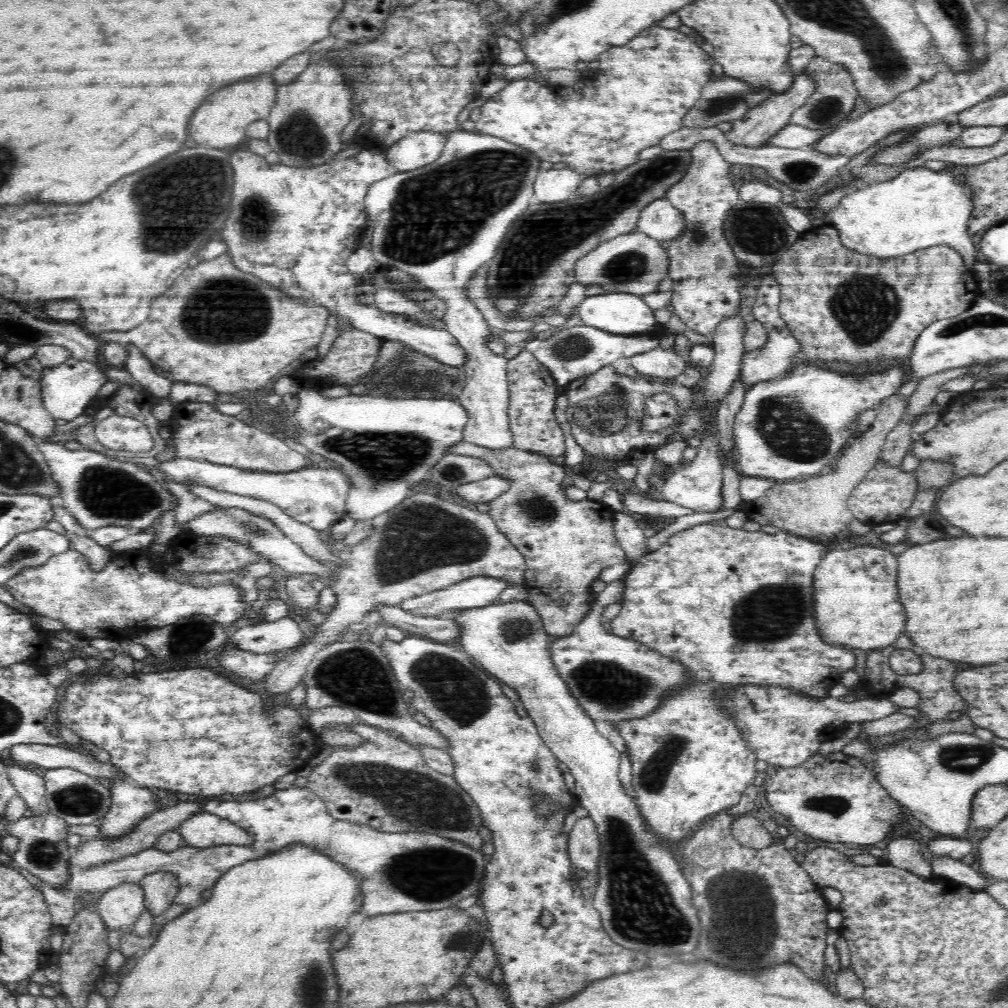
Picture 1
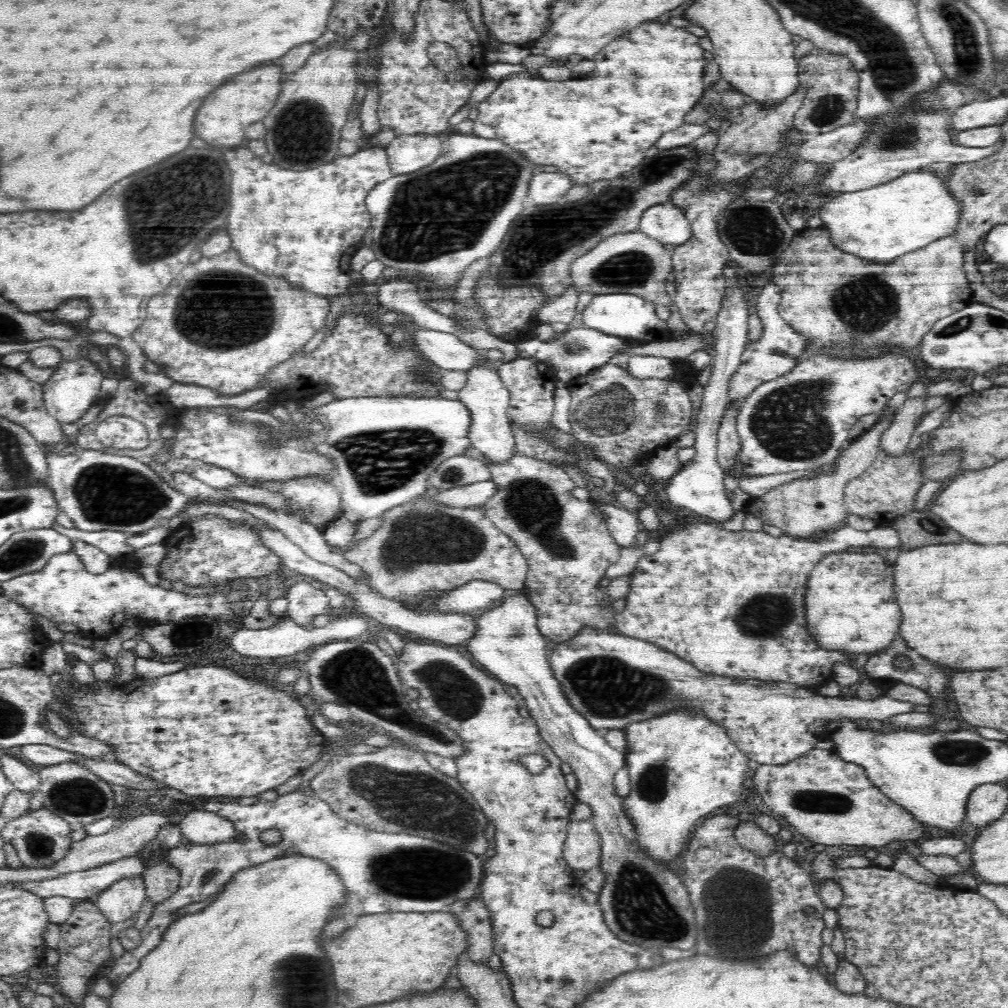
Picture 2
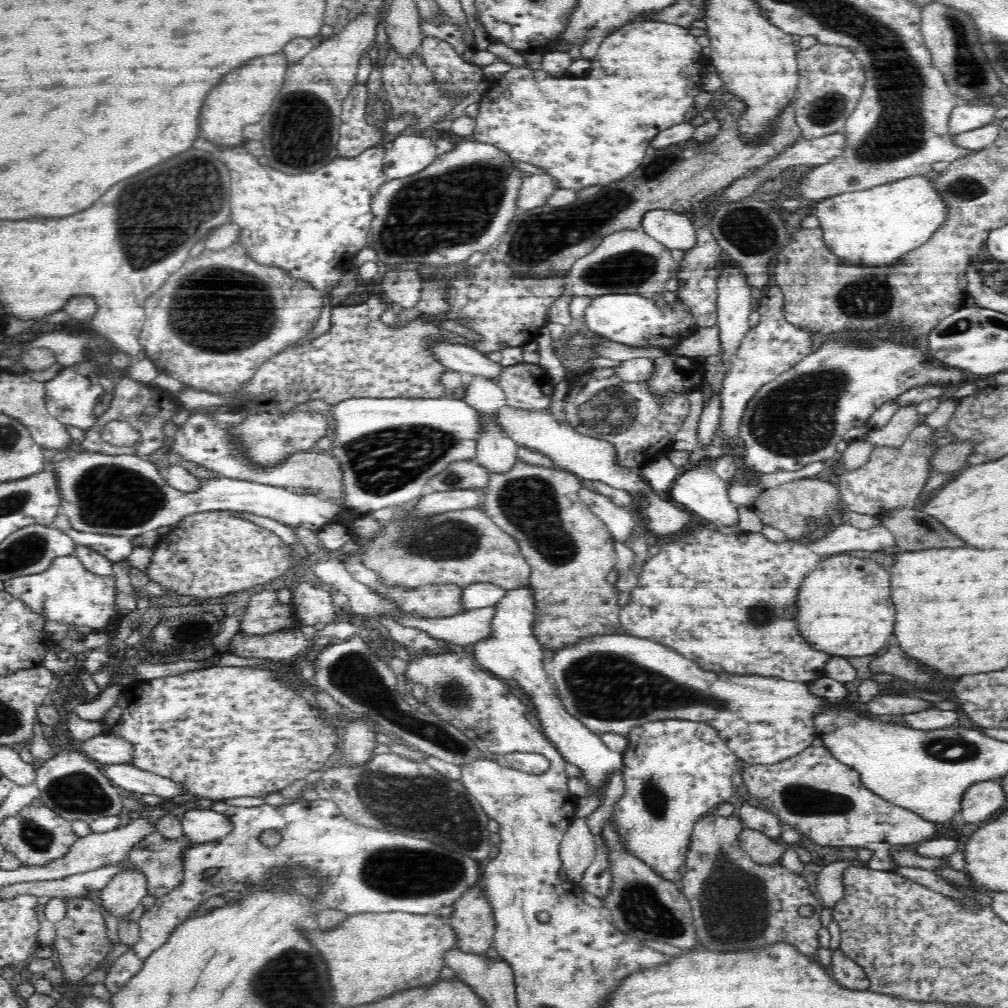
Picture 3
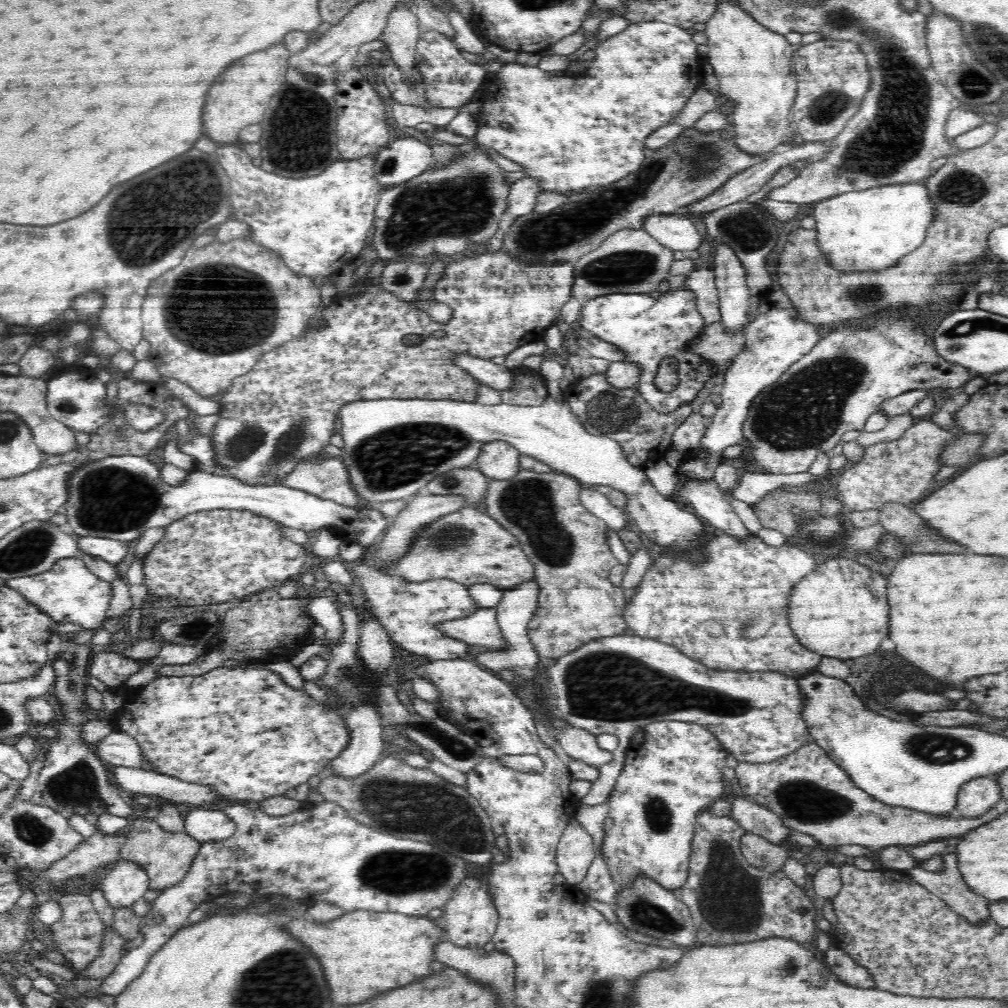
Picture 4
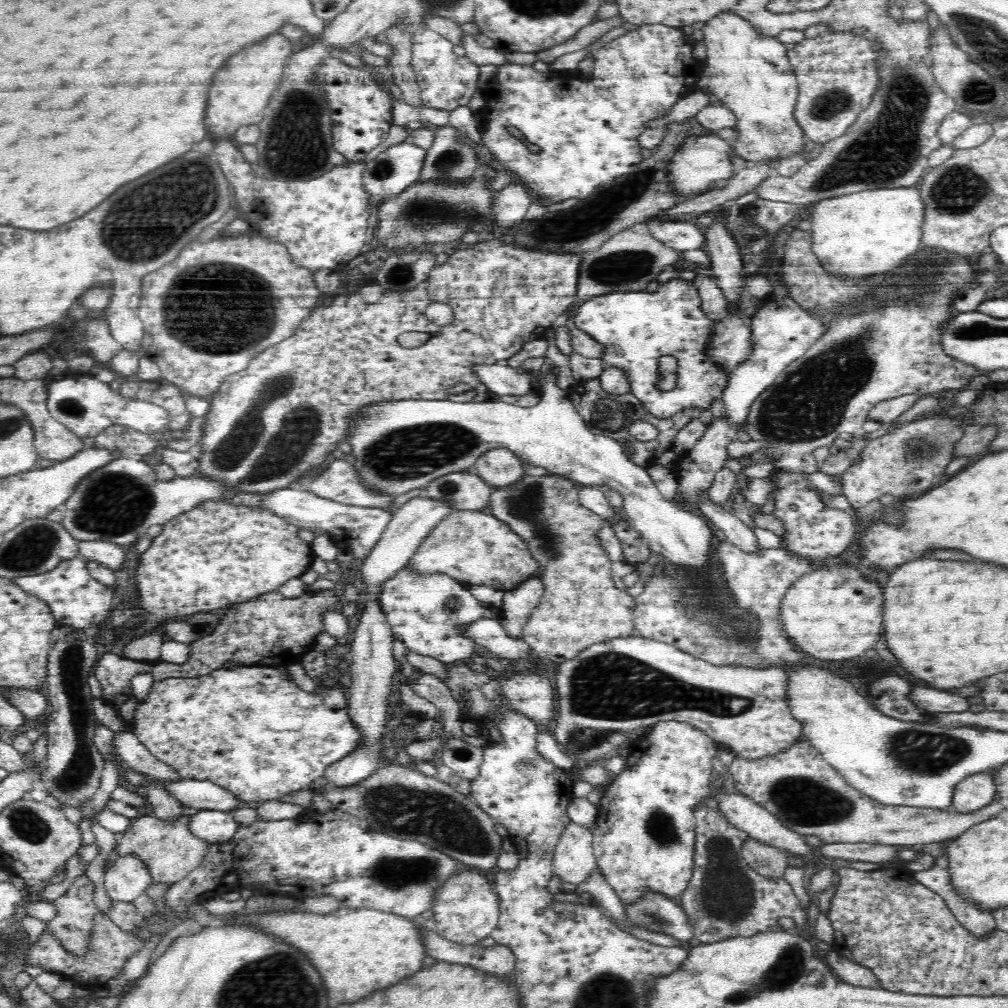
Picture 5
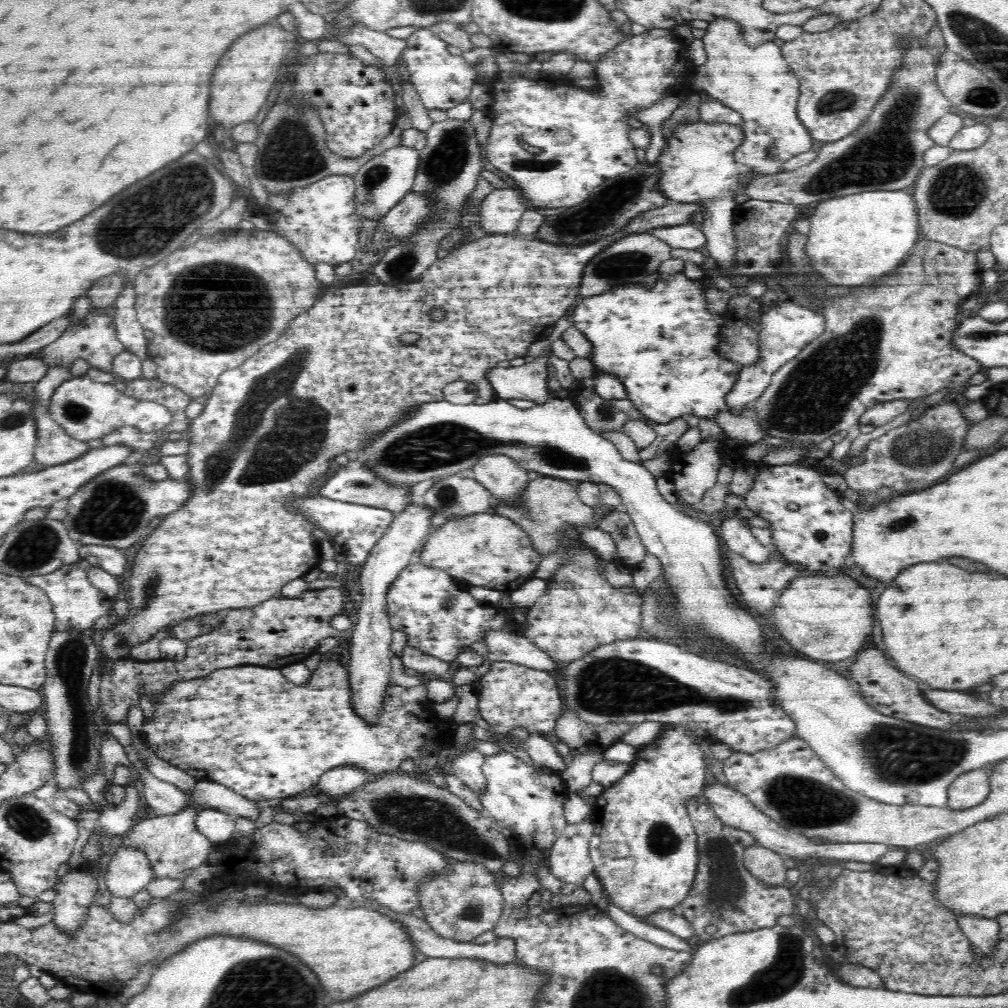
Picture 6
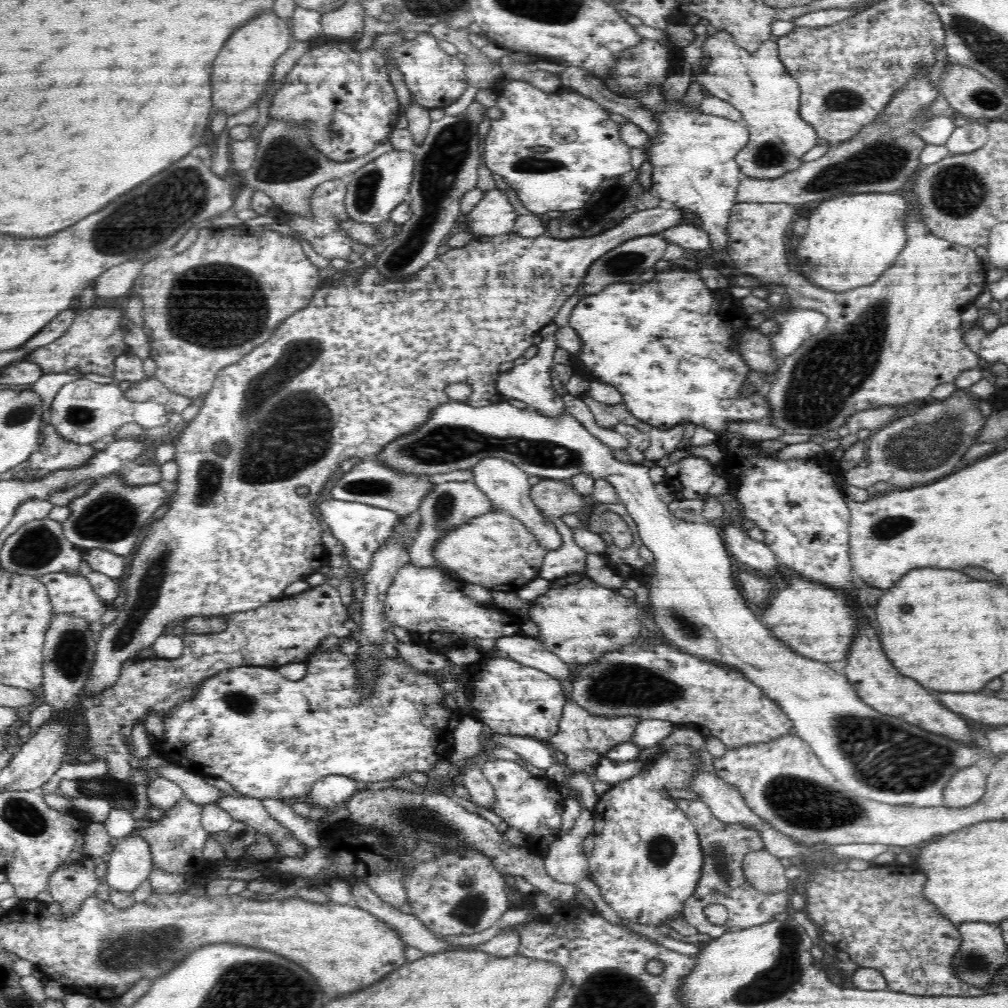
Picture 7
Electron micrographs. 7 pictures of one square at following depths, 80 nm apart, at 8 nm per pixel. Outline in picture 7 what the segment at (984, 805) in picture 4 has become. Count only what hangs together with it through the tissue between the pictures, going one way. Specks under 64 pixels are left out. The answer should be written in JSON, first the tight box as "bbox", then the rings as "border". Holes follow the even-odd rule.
{"bbox":[944,764,987,808],"border":[[[977,764],[962,768],[944,787],[944,806],[962,808],[978,802],[986,792],[986,780],[987,776]]]}

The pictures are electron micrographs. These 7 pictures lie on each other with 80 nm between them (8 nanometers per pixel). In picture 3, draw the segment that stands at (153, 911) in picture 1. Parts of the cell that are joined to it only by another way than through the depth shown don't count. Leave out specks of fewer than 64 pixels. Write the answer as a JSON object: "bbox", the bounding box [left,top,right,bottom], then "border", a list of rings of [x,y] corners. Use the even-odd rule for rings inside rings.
{"bbox":[128,830,194,899],"border":[[[154,830],[146,838],[142,838],[140,843],[131,850],[128,854],[128,862],[146,877],[147,894],[158,899],[179,885],[184,874],[184,852],[194,845],[190,839],[184,836],[166,840],[157,830]]]}

